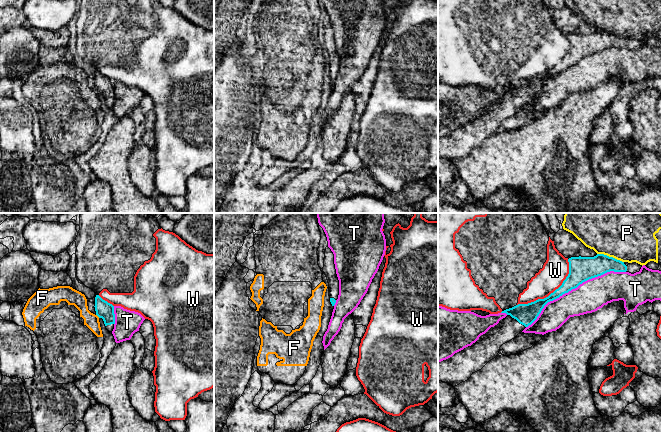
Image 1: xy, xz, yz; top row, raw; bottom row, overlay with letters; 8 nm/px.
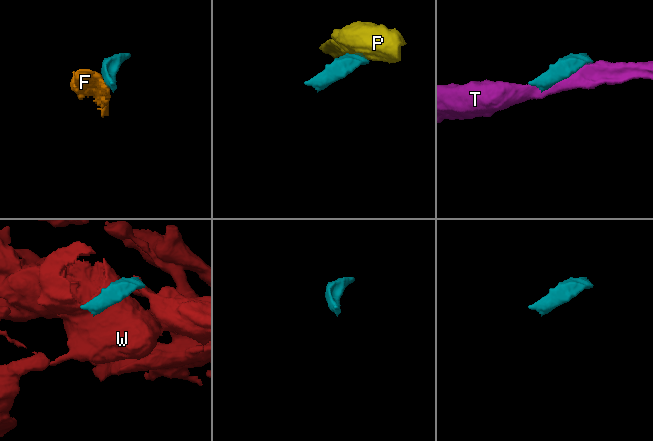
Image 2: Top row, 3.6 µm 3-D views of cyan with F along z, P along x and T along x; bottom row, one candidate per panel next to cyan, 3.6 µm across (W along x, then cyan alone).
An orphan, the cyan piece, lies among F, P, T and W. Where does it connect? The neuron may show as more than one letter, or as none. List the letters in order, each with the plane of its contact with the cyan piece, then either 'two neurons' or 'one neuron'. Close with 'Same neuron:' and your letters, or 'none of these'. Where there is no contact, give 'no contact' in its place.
F: xy | two neurons
P: yz | two neurons
T: yz | two neurons
W: yz | two neurons
Same neuron: none of these

